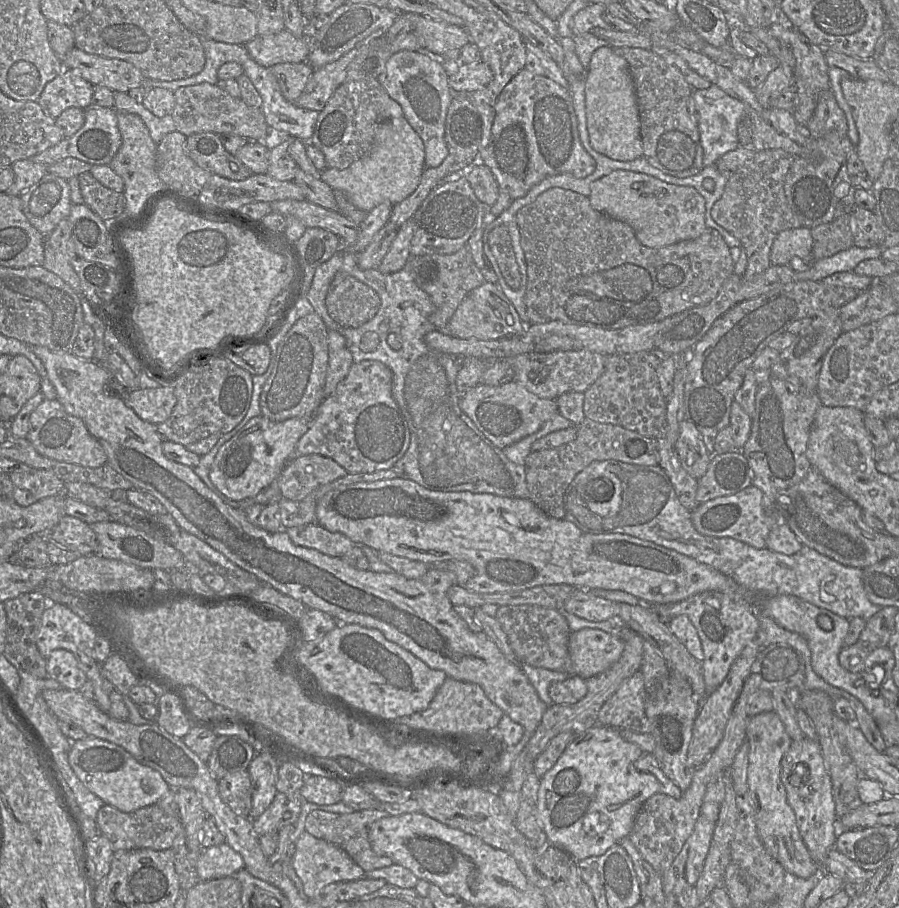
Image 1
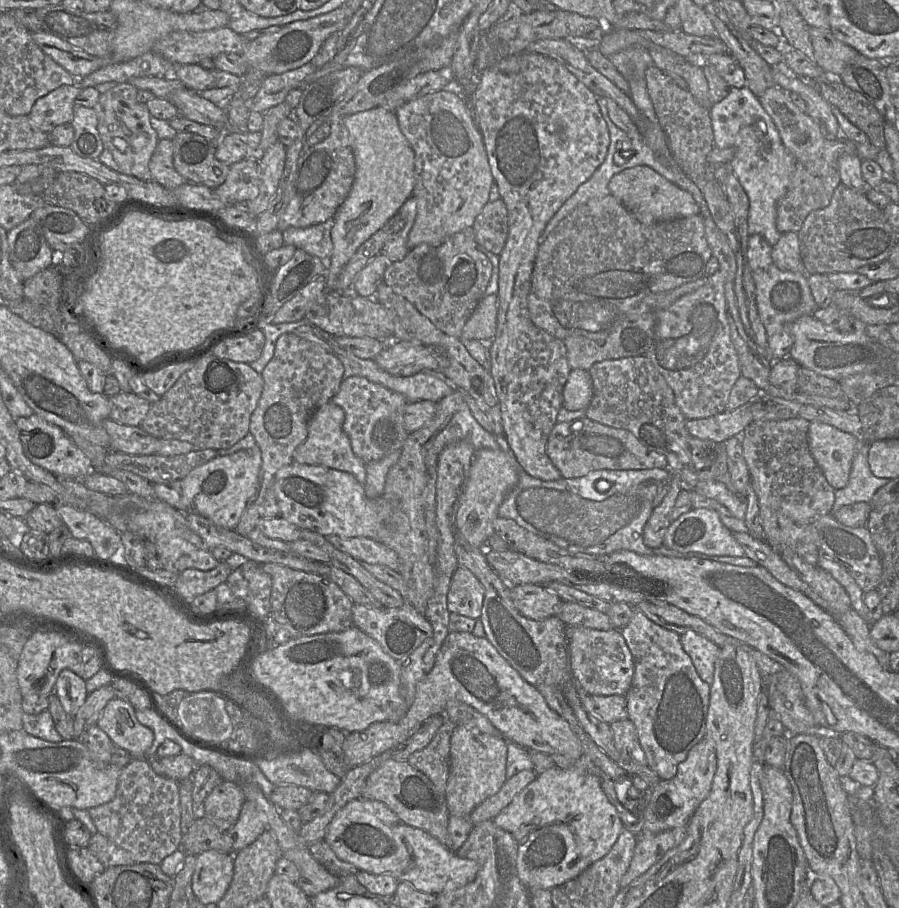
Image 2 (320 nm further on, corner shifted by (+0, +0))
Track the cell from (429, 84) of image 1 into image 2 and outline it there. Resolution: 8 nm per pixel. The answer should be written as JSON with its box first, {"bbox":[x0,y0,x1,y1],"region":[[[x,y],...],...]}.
{"bbox":[395,90,494,250],"region":[[[440,90],[407,102],[395,111],[395,115],[399,128],[415,155],[412,196],[417,202],[417,214],[408,235],[407,246],[409,250],[422,243],[438,246],[452,235],[473,227],[476,217],[489,202],[494,178],[483,136],[470,104],[454,91]]]}

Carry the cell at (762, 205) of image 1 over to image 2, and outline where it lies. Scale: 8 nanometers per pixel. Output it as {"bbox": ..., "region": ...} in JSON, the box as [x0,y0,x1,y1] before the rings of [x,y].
{"bbox":[777,137,880,234],"region":[[[840,137],[835,140],[826,139],[813,160],[807,162],[796,161],[788,190],[777,202],[777,230],[782,234],[786,232],[798,232],[809,213],[823,209],[829,205],[835,189],[841,183],[838,160],[842,155],[855,154],[861,161],[875,160],[879,151],[880,149],[873,146],[870,141],[865,144],[856,145],[852,140]]]}

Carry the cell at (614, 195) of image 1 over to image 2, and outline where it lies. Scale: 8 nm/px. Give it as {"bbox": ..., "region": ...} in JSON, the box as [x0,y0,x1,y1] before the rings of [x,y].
{"bbox":[608,166,700,225],"region":[[[637,166],[614,175],[609,181],[608,188],[610,195],[646,225],[700,214],[699,206],[688,191],[670,183],[647,166]]]}

